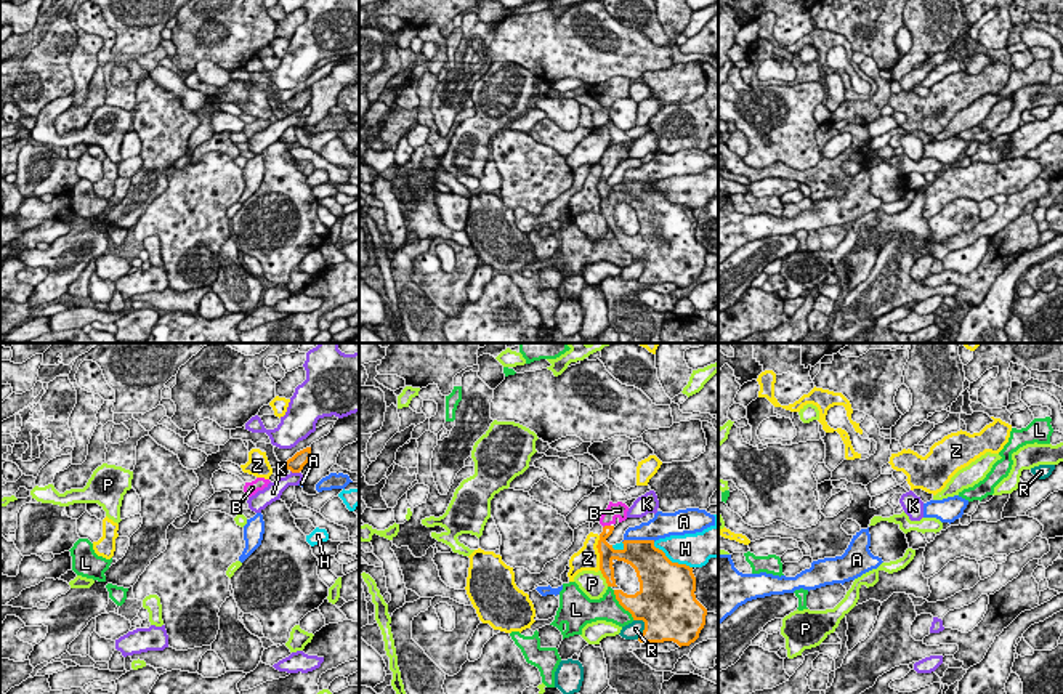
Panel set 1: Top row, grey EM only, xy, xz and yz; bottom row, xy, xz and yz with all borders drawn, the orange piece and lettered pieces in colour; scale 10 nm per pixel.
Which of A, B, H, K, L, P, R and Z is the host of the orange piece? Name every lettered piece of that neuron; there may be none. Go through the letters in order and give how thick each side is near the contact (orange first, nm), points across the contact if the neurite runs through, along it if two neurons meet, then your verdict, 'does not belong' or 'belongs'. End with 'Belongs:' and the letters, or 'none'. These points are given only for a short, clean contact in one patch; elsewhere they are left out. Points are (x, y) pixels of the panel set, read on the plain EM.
A: calibres 320 and 220 nm; does not belong
B: calibres 140 and 160 nm; belongs
H: calibres 500 and 320 nm; does not belong
K: calibres 160 and 140 nm; does not belong
L: calibres 320 and 240 nm; does not belong
P: calibres 160 and 240 nm; does not belong
R: calibres 460 and 160 nm; does not belong
Z: calibres 160 and 240 nm; does not belong
Belongs: B

